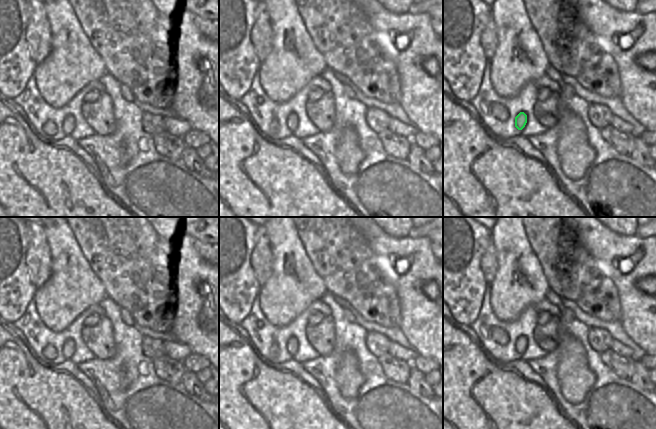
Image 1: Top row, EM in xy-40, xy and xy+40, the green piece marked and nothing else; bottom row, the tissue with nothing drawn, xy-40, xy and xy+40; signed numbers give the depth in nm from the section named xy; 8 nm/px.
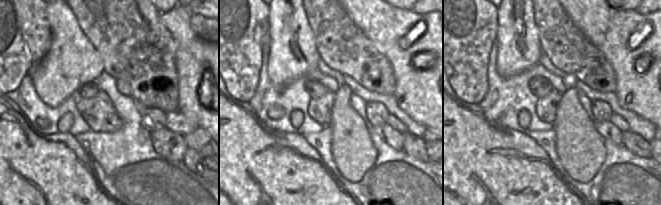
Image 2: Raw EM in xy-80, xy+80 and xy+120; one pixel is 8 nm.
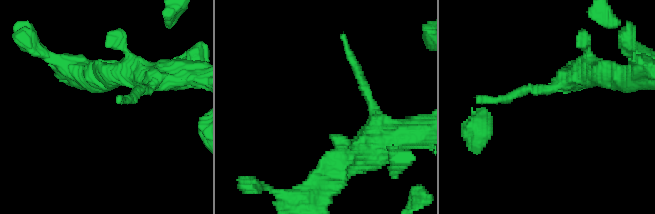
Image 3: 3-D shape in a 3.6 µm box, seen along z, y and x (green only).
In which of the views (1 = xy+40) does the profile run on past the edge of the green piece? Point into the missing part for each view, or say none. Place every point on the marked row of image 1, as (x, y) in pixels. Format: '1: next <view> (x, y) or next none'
1: next none

